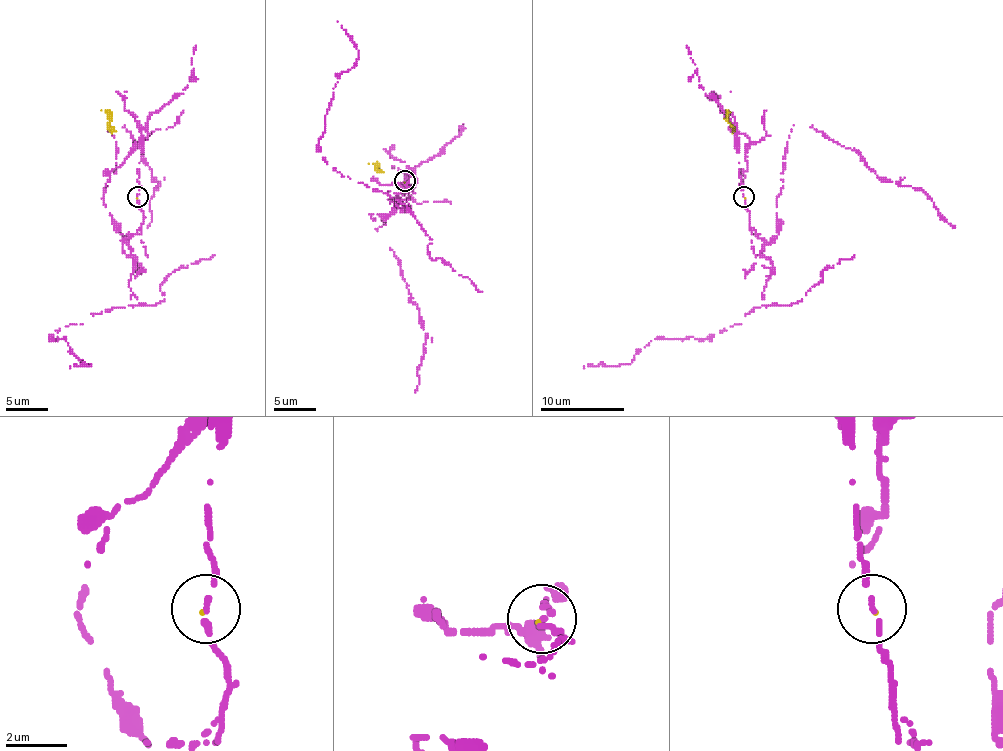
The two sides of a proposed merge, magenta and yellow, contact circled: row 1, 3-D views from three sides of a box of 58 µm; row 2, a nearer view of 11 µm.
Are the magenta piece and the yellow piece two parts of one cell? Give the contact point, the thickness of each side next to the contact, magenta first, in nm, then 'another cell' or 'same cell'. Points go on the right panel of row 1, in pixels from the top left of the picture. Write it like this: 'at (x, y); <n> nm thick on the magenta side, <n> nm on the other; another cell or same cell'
at (743, 197); 160 nm thick on the magenta side, 50 nm on the other; another cell

